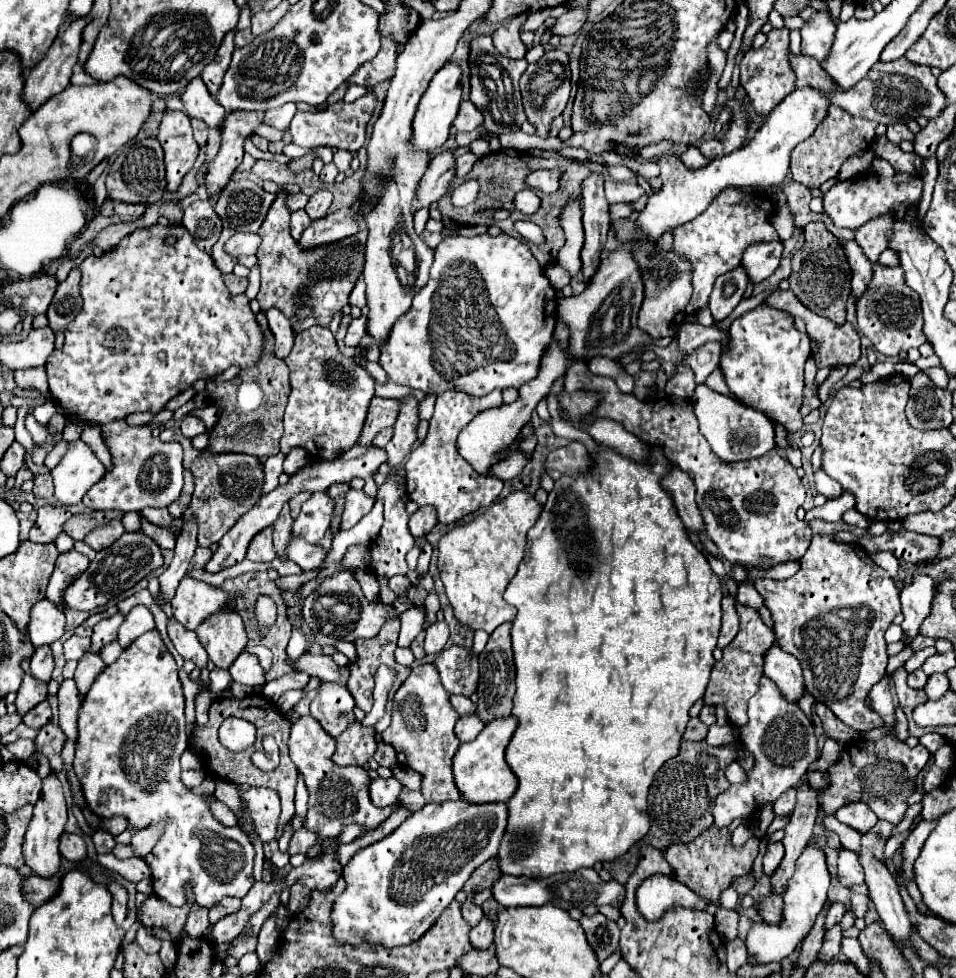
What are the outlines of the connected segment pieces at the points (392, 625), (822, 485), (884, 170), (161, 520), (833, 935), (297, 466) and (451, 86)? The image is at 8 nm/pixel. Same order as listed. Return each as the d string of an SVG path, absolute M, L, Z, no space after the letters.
M400 618L386 622L378 636L368 640L356 640L358 658L350 664L348 690L356 700L356 706L364 712L372 710L372 676L380 664L392 666L398 670L398 686L408 678L410 666L402 666L394 660L394 650L400 632Z
M816 472L816 490L818 494L824 494L828 500L834 500L834 498L840 498L842 496L842 488L836 480L832 480L826 472Z
M874 158L874 162L872 162L872 168L882 176L882 178L892 178L894 176L894 170L892 170L892 166L886 162L886 160L882 160L882 158Z
M146 508L140 512L146 520L150 520L152 524L156 526L172 526L172 532L174 536L180 534L180 524L182 524L182 518L172 518L168 508Z
M832 926L828 930L828 934L824 936L824 944L820 948L820 954L818 954L818 960L822 962L832 962L838 954L840 954L840 940L842 940L842 930L840 926Z
M294 448L286 460L284 460L284 472L288 476L294 476L298 470L302 470L308 464L308 454L302 448Z
M456 62L444 64L434 74L428 90L424 92L424 96L418 104L418 110L416 110L416 116L414 116L414 122L412 122L412 128L414 128L414 140L412 142L414 142L416 148L424 148L424 150L434 152L436 148L440 148L448 140L450 126L452 126L452 122L458 114L458 106L460 106L460 100L462 100L460 76L462 76L462 70Z

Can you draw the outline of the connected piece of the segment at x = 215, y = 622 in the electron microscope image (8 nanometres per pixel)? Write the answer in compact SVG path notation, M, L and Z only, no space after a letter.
M224 608L196 628L198 640L218 668L228 668L246 648L246 630L234 608Z

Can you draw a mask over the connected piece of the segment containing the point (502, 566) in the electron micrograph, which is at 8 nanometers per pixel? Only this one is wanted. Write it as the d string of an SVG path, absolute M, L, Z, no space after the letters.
M512 492L504 500L494 502L472 522L452 528L438 544L438 570L444 582L454 616L470 630L492 634L500 624L516 618L516 608L504 602L504 590L518 572L524 556L526 532L536 524L542 506L528 492Z

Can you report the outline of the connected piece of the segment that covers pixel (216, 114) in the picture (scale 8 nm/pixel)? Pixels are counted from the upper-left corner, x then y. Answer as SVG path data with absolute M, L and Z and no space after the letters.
M200 76L186 86L186 90L182 92L182 102L184 102L184 110L188 112L188 116L204 120L208 128L218 128L226 116L224 108L216 104L216 100L210 96Z

